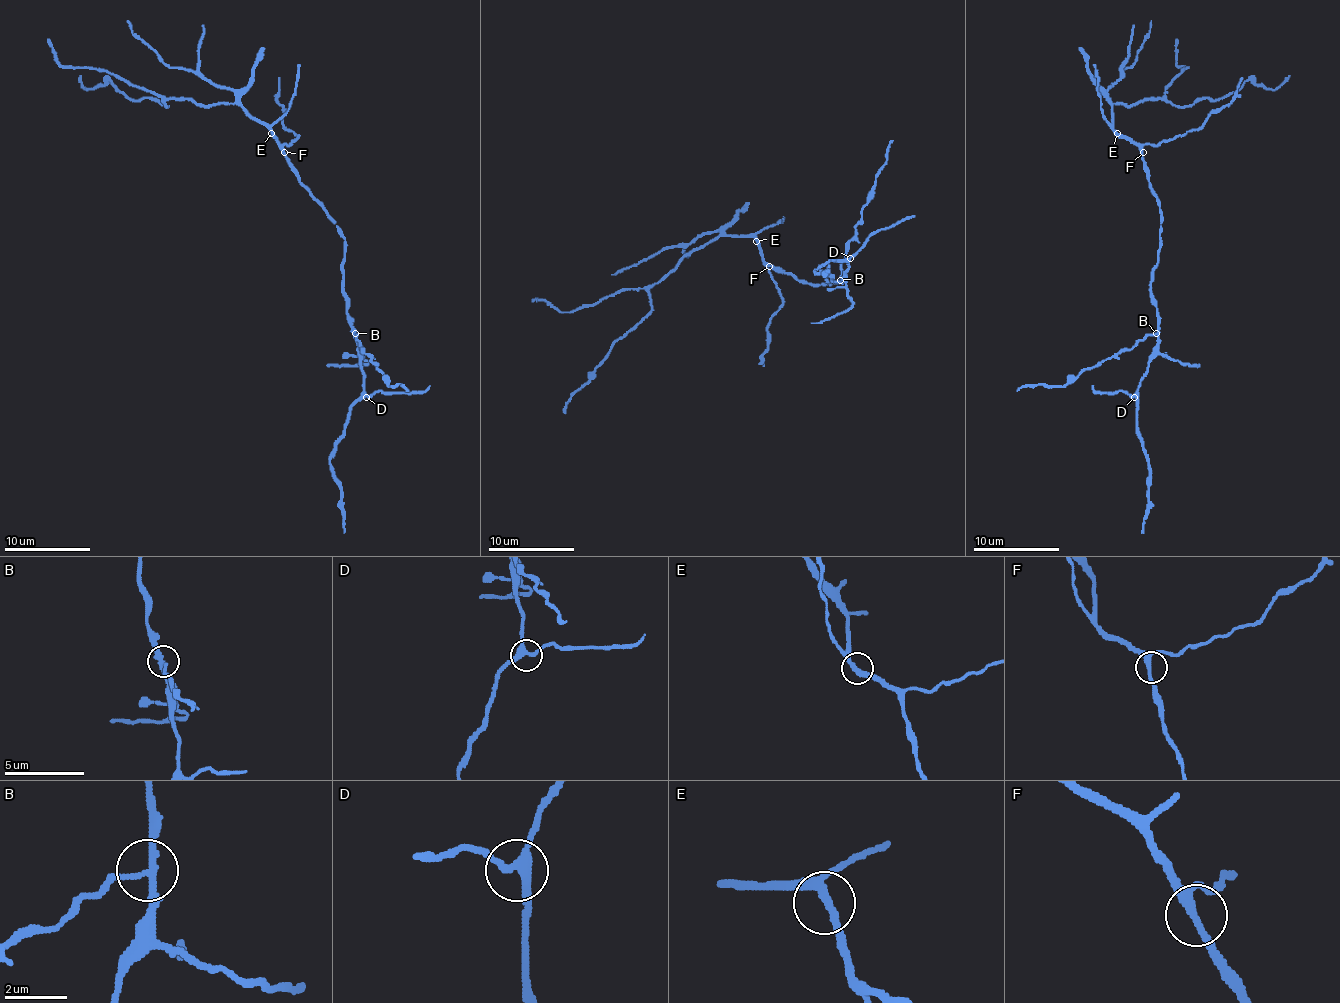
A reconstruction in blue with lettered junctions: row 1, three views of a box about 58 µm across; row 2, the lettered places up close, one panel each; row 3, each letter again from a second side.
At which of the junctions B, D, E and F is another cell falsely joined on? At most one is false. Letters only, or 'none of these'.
B

